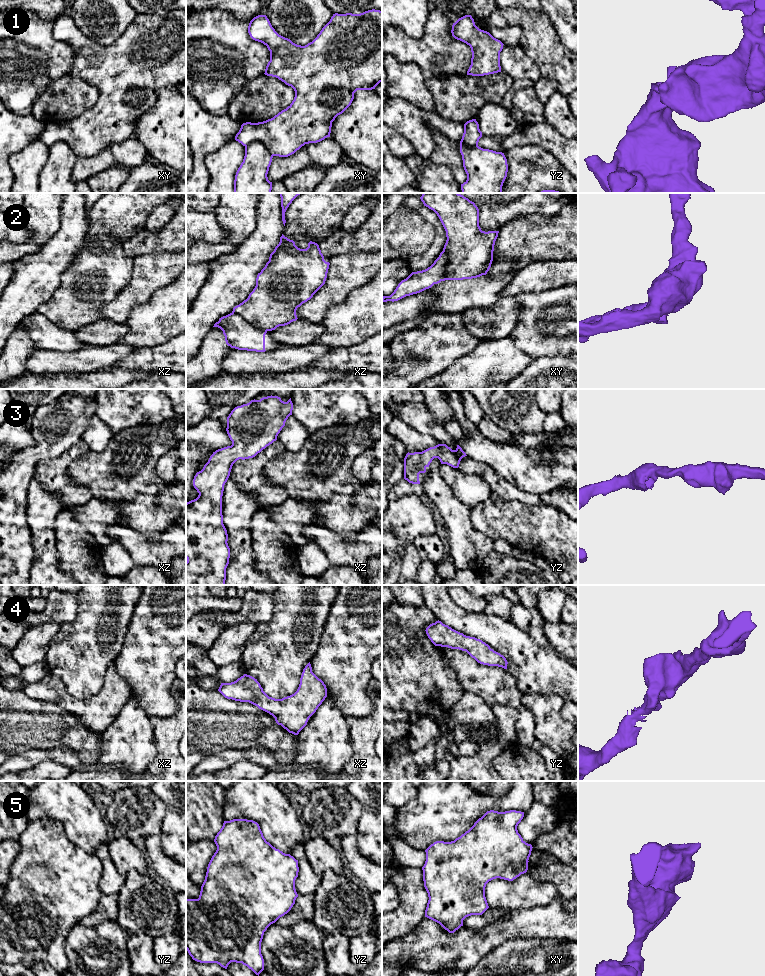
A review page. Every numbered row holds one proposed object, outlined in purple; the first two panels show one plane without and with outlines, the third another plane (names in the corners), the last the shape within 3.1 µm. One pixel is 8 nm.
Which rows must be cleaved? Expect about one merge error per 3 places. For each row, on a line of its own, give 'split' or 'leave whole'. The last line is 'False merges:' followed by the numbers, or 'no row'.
1: split
2: split
3: leave whole
4: leave whole
5: leave whole
False merges: 1, 2

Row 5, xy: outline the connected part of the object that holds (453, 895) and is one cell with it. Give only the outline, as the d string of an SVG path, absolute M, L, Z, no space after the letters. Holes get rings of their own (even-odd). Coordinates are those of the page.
M516 810L487 811L468 831L454 841L436 841L425 850L426 861L422 870L424 887L429 897L425 917L439 923L449 933L454 933L463 926L466 917L482 915L489 908L485 897L485 887L489 881L496 878L513 881L527 872L533 847L518 833L517 826L523 817L524 812Z

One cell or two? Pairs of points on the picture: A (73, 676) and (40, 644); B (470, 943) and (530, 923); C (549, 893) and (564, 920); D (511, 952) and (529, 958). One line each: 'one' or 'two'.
A: two
B: one
C: two
D: one

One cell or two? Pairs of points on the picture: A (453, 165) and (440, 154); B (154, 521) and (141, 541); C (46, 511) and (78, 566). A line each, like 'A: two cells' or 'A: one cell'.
A: one cell
B: two cells
C: two cells

